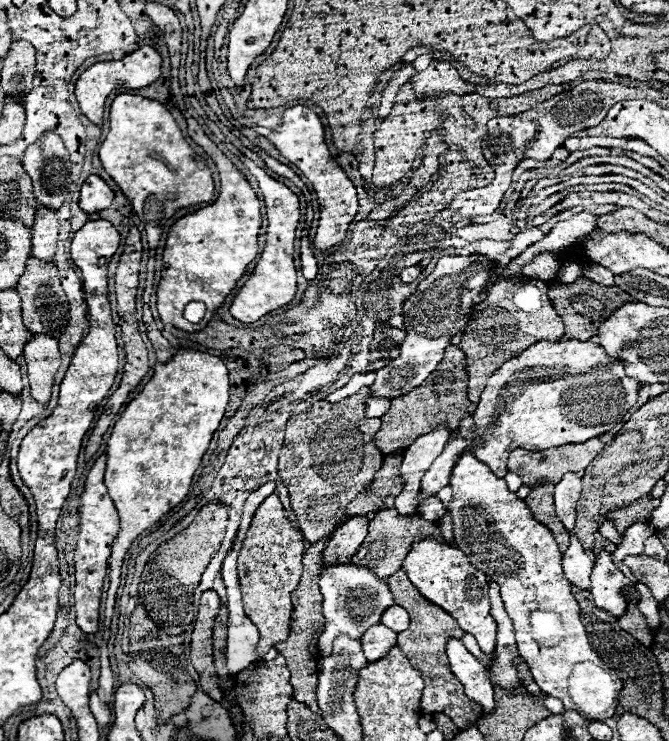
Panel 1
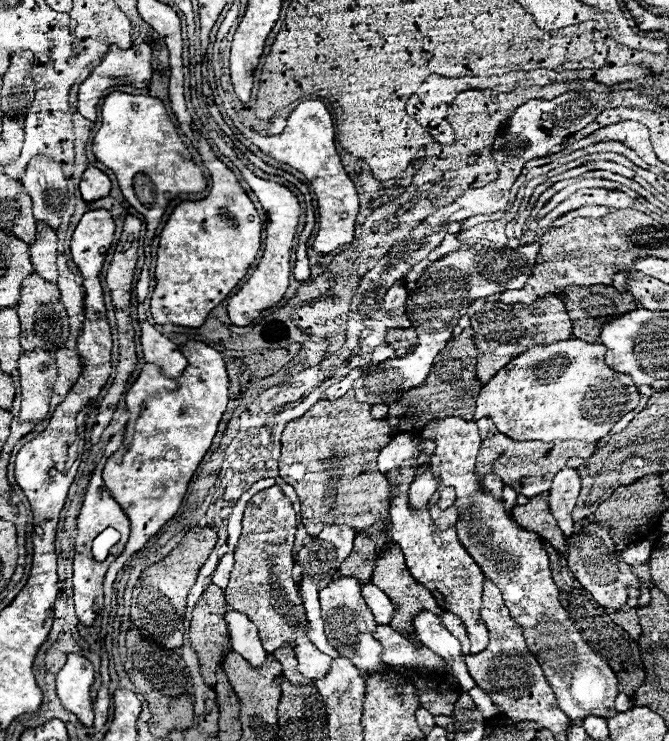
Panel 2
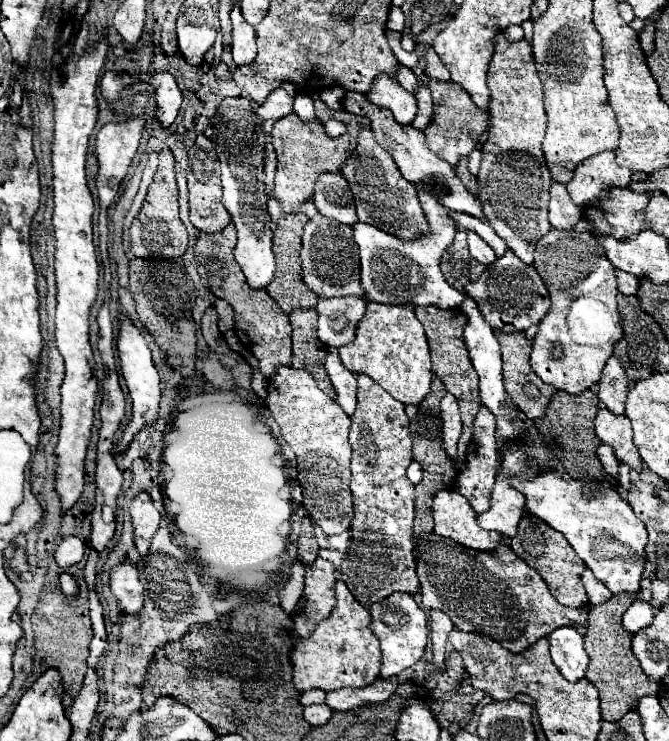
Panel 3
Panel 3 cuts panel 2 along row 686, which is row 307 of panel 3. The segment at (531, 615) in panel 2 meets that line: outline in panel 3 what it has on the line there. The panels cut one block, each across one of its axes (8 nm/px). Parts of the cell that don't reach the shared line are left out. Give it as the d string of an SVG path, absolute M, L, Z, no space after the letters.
M554 228L538 240L534 268L550 292L552 308L542 318L534 338L532 370L556 390L582 394L598 384L614 344L622 338L616 308L616 268L606 260L606 254L600 254L600 244L590 232Z

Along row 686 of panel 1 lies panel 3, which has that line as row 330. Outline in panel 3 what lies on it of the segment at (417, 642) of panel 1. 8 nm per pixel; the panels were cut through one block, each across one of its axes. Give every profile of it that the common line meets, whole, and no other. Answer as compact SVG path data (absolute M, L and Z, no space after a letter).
M418 306L416 308L416 318L422 322L430 354L432 354L432 370L434 374L444 382L446 390L456 396L460 404L460 414L462 414L462 424L464 432L458 442L458 456L466 456L466 448L472 440L472 428L474 428L474 416L478 414L480 408L480 396L478 396L478 374L474 372L474 366L470 364L470 356L466 352L466 344L462 340L466 316L462 316L460 308L454 310L442 310L438 306Z

